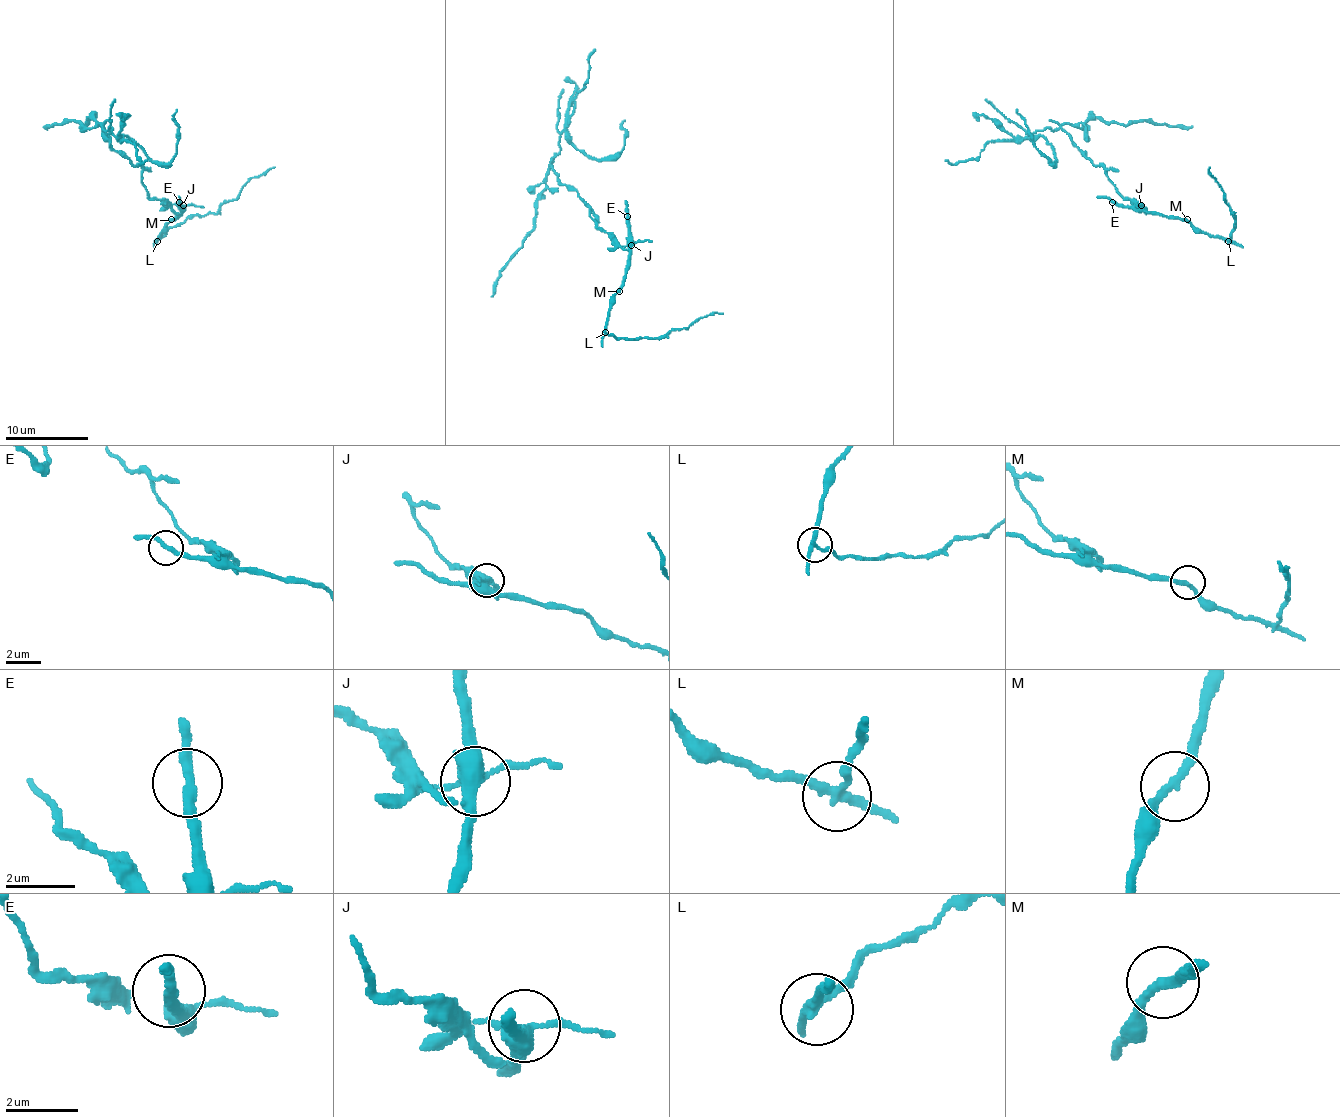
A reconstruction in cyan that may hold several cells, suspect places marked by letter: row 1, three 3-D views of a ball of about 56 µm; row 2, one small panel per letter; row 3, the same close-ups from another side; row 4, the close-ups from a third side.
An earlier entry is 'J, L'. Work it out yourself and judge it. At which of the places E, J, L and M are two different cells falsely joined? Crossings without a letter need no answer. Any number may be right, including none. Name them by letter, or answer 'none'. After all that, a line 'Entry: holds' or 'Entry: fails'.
J, L
Entry: holds

